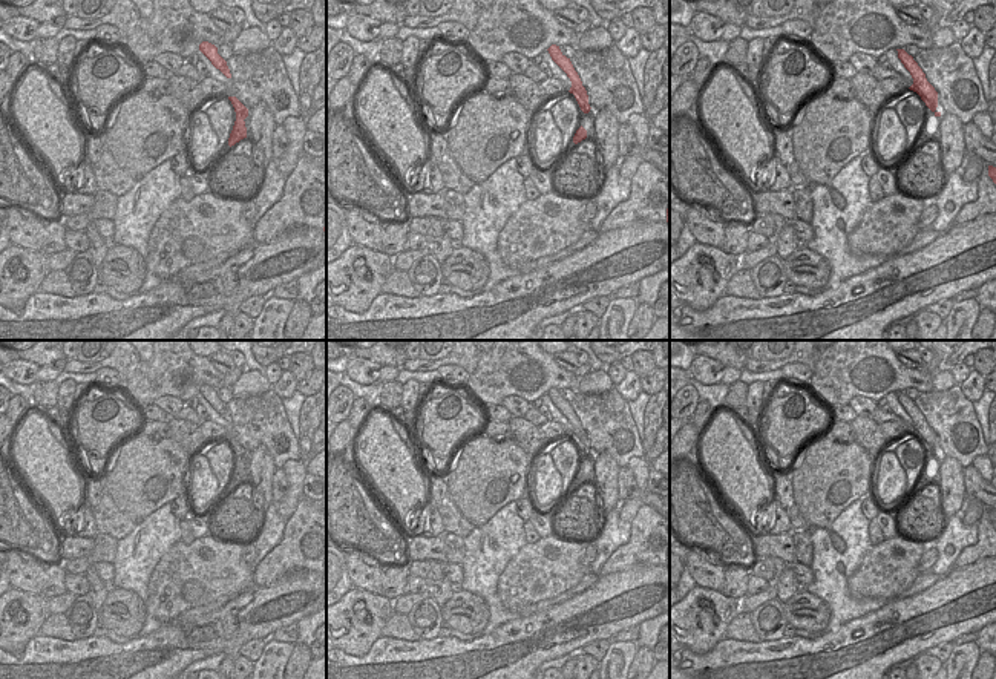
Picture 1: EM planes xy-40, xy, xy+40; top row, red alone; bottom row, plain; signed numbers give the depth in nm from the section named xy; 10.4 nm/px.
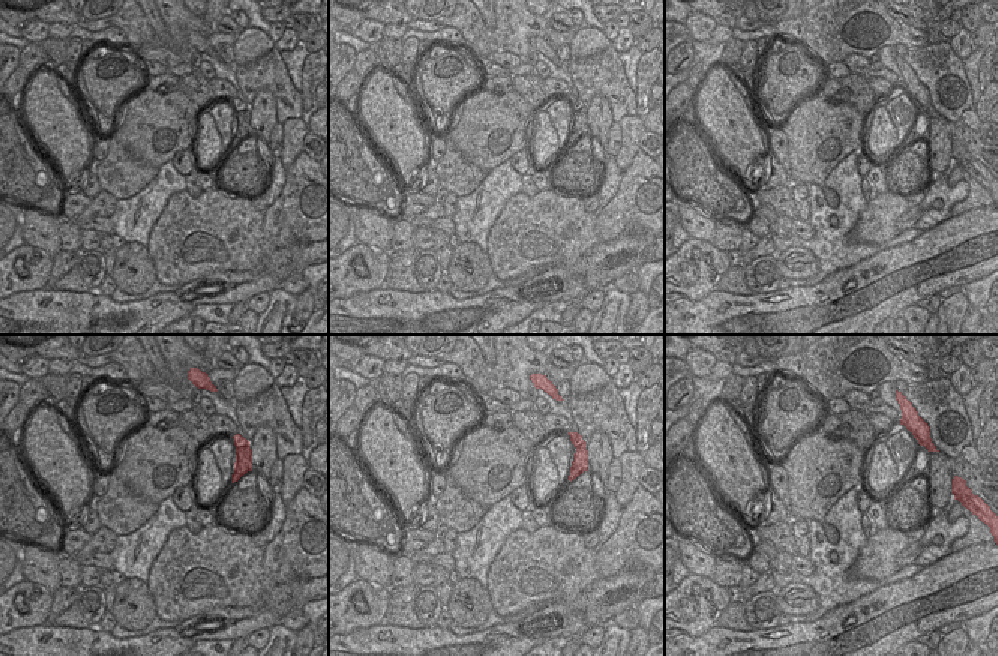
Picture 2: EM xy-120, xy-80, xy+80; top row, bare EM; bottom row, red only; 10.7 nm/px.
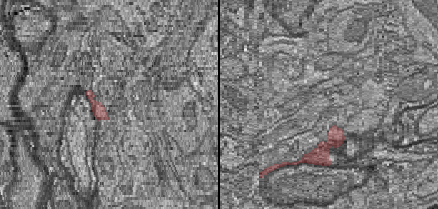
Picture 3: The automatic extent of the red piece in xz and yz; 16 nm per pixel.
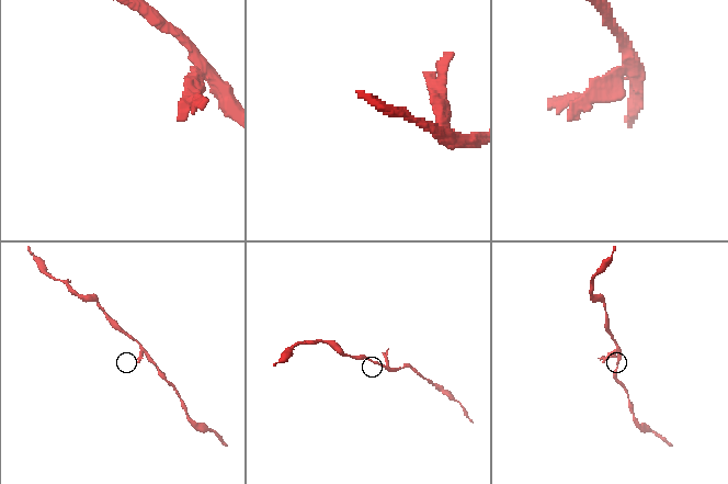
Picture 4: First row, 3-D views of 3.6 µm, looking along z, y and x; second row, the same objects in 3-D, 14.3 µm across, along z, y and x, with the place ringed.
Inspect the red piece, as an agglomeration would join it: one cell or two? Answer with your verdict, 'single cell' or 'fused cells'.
fused cells

